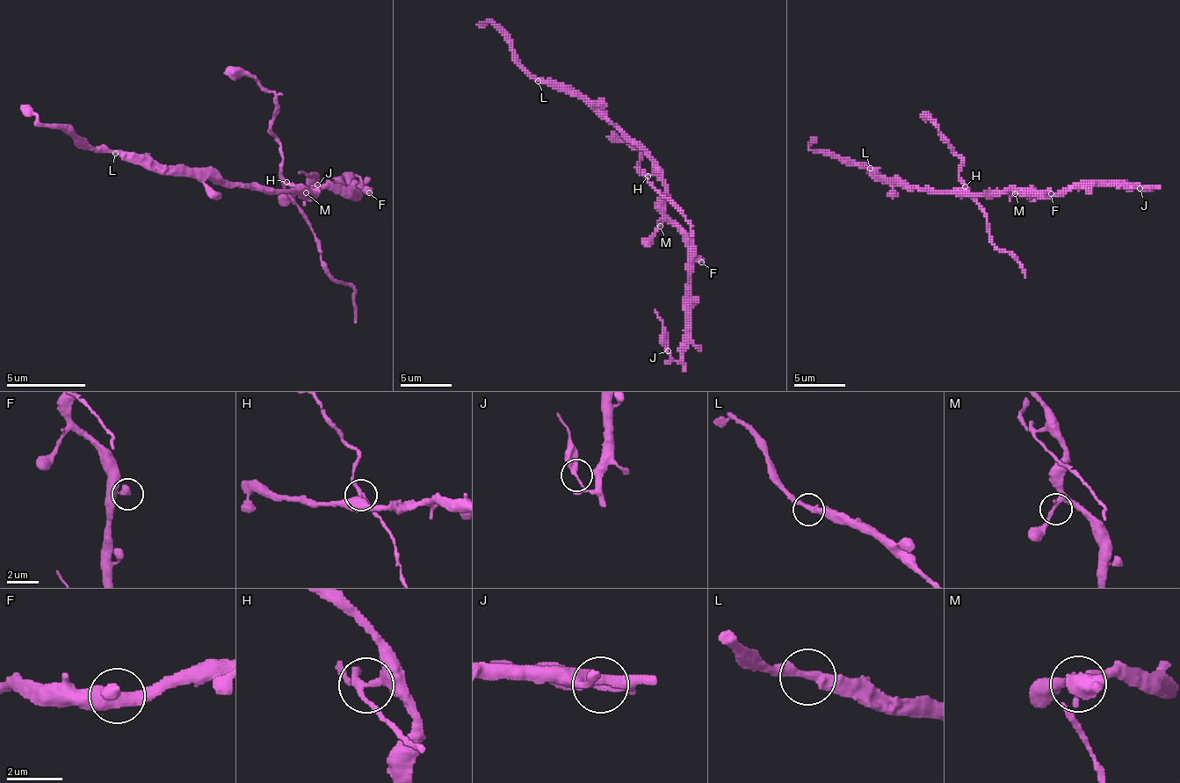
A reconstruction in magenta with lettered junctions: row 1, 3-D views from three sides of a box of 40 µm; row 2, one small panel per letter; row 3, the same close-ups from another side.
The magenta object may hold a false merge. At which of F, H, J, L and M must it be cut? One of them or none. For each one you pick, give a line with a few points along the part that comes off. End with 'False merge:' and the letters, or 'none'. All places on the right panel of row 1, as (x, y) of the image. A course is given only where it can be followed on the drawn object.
H: course (964, 185), (987, 219), (989, 239), (1012, 257), (1025, 278)
False merge: H

